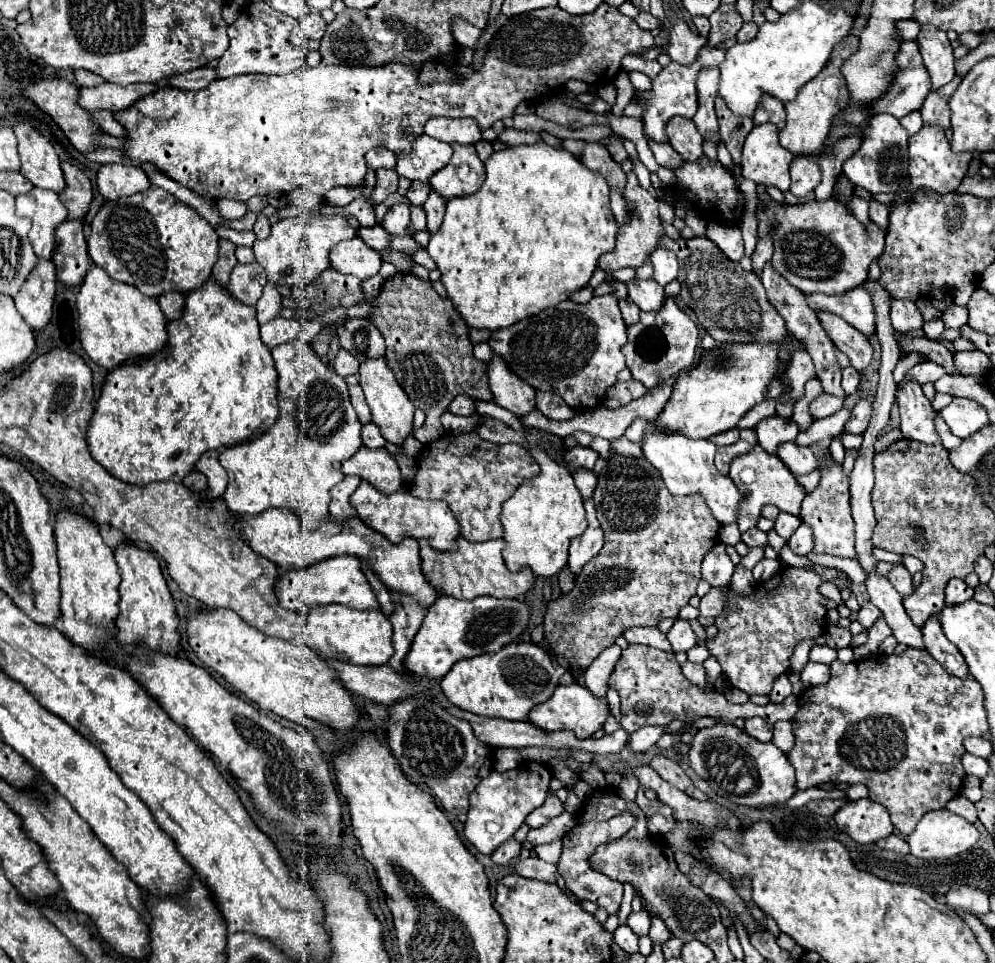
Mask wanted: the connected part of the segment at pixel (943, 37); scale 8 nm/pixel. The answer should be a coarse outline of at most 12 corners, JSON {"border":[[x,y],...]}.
{"border":[[923,26],[917,42],[933,90],[955,76],[947,34]]}

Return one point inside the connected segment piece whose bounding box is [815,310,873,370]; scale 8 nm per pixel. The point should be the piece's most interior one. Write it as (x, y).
(858, 349)

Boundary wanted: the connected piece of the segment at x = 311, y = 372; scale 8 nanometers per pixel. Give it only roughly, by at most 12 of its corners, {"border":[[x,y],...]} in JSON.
{"border":[[311,344],[273,348],[279,418],[229,446],[239,516],[329,514],[361,448],[345,380]]}

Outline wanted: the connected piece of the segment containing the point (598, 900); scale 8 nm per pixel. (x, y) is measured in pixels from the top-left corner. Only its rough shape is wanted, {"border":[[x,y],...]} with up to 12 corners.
{"border":[[631,812],[563,836],[557,870],[577,900],[619,910],[623,884],[591,870],[599,844],[635,826]]}

